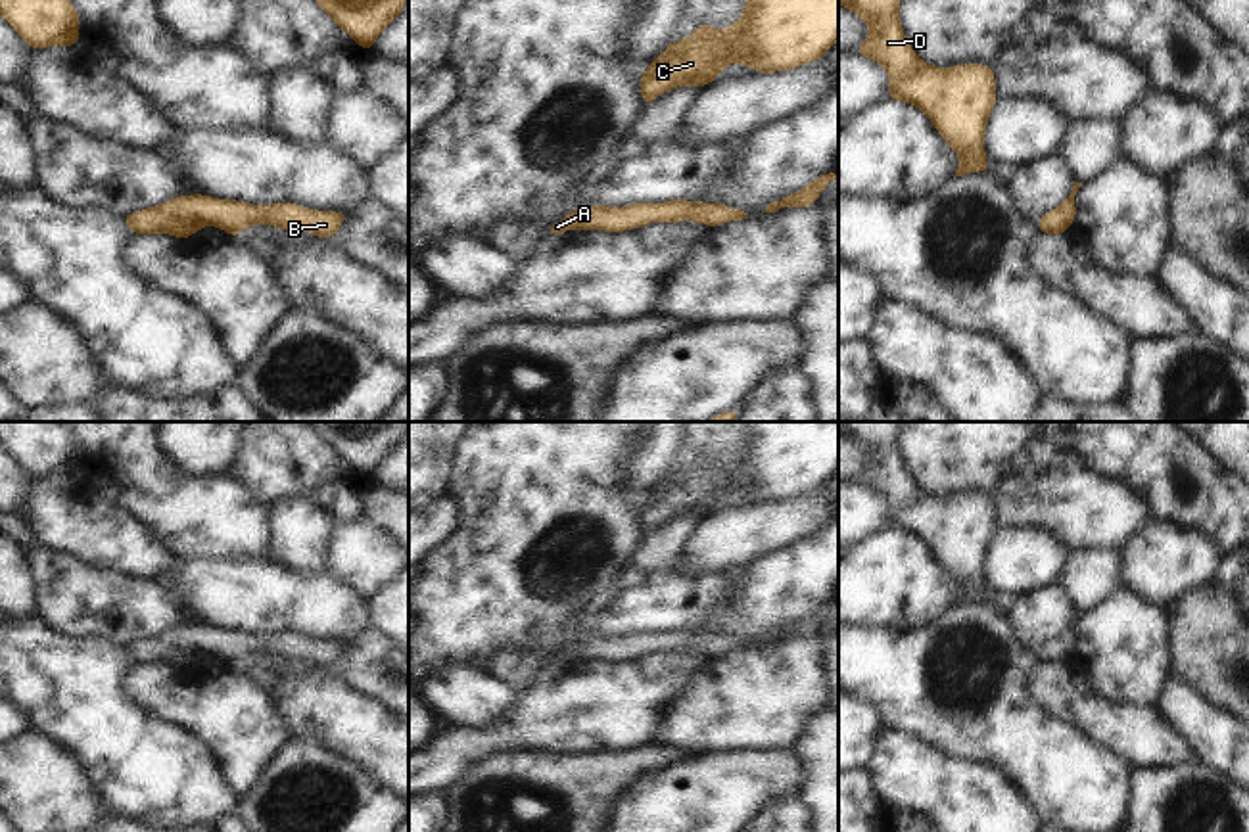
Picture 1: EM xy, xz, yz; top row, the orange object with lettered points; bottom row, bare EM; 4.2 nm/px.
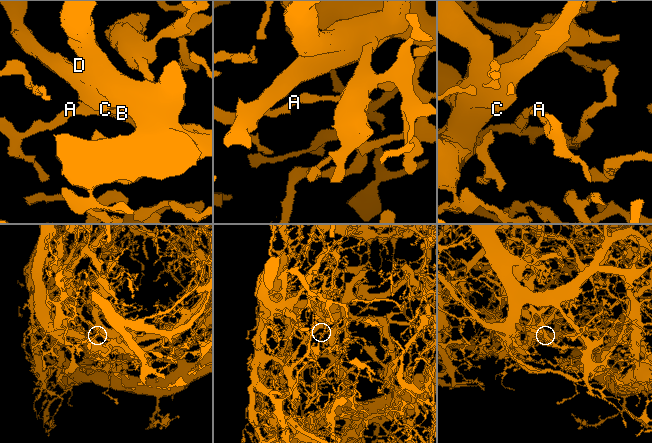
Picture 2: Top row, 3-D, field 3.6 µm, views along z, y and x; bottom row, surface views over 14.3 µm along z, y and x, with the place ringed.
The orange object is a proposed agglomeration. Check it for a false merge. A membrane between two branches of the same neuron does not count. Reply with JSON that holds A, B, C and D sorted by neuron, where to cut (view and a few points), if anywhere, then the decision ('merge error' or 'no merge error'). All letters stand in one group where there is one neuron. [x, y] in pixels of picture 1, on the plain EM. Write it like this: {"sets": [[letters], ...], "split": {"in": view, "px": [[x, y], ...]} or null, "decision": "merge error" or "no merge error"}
{"sets": [["A", "B", "C", "D"]], "split": null, "decision": "no merge error"}

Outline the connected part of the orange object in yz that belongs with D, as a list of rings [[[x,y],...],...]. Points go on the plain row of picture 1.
[[[838,422],[838,433],[865,451],[869,466],[854,483],[888,502],[888,529],[919,537],[959,585],[955,606],[988,602],[984,562],[998,531],[994,495],[925,493],[909,475],[900,451],[900,422]]]

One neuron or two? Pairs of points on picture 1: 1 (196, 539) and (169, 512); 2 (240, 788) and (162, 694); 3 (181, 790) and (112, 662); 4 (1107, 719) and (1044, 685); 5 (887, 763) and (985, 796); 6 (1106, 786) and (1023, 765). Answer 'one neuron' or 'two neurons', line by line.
1: one neuron
2: one neuron
3: one neuron
4: one neuron
5: one neuron
6: one neuron

